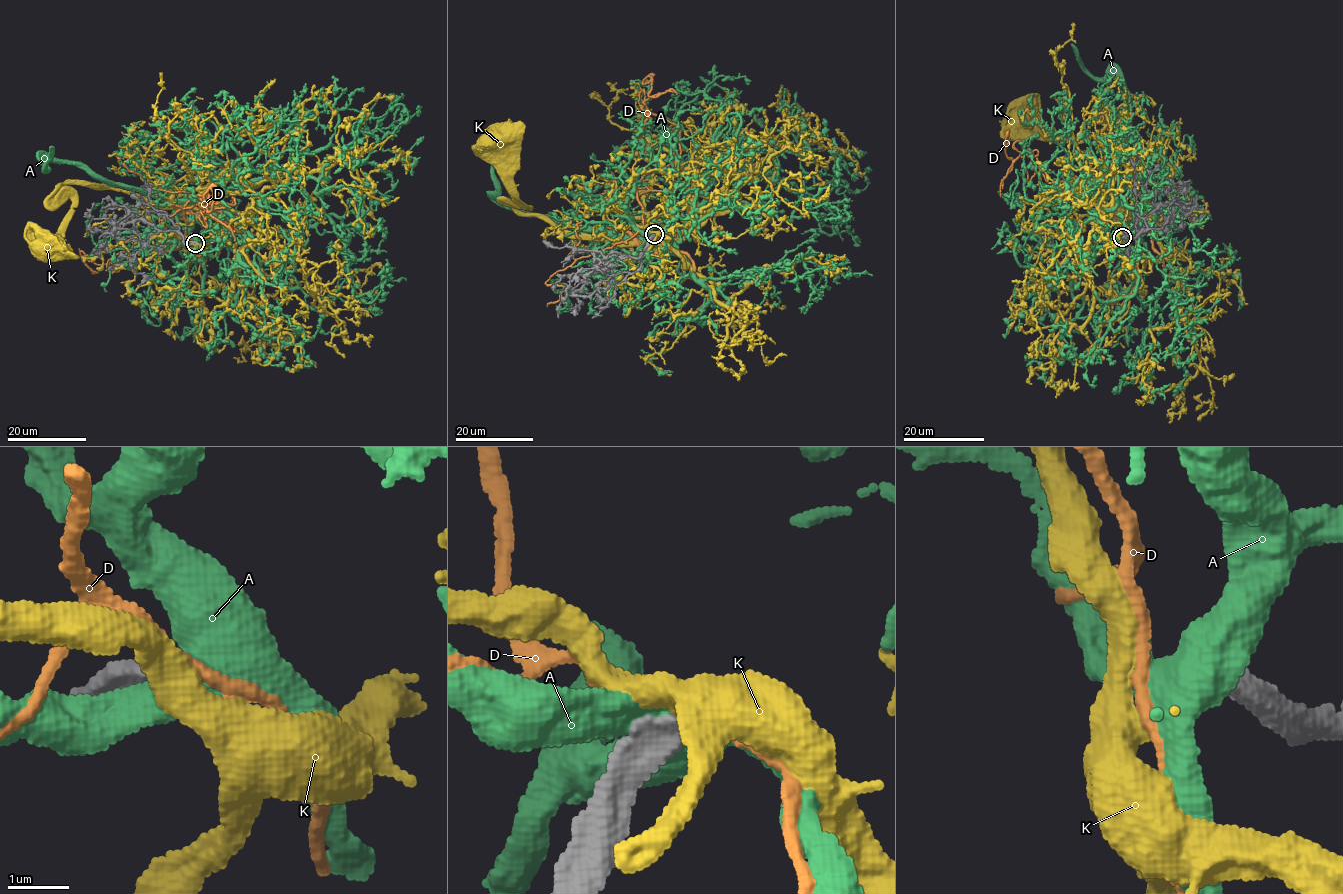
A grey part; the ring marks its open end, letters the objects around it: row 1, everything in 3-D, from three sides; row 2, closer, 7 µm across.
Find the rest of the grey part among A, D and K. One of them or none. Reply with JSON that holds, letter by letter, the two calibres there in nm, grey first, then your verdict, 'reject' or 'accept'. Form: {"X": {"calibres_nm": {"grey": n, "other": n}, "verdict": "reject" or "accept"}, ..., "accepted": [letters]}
{"A": {"calibres_nm": {"grey": 420, "other": 600}, "verdict": "reject"}, "D": {"calibres_nm": {"grey": 340, "other": 200}, "verdict": "reject"}, "K": {"calibres_nm": {"grey": 340, "other": 480}, "verdict": "accept"}, "accepted": ["K"]}

